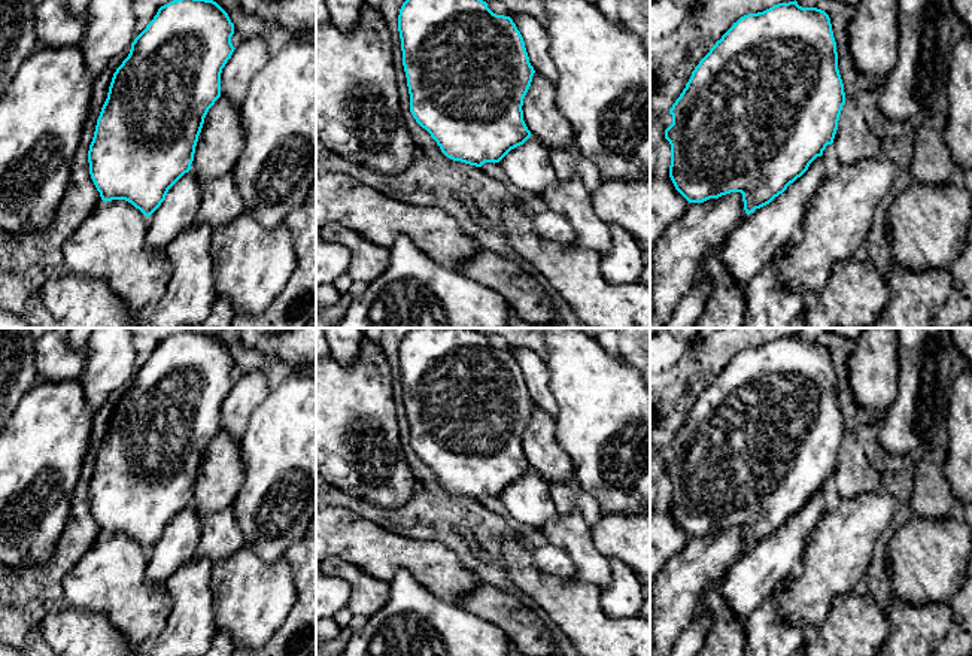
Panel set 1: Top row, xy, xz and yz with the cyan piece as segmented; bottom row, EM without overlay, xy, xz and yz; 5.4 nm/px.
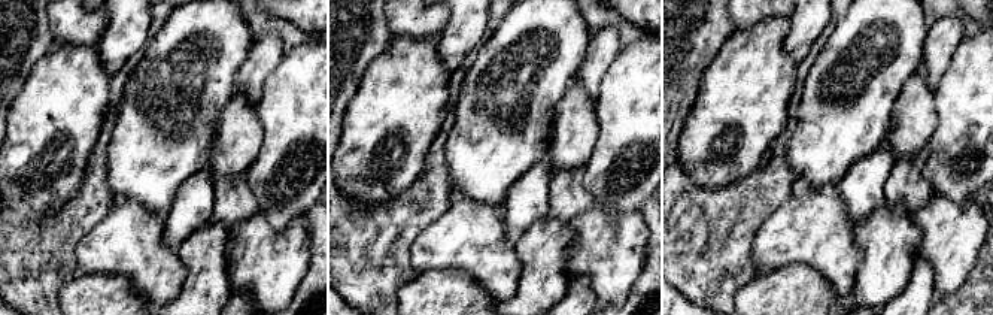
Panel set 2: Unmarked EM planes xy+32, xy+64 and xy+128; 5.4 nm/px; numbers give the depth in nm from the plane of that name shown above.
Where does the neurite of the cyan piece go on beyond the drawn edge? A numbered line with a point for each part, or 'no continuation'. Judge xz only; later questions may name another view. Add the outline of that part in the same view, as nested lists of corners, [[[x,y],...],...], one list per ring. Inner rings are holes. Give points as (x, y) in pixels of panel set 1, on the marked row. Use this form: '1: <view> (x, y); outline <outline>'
no continuation

